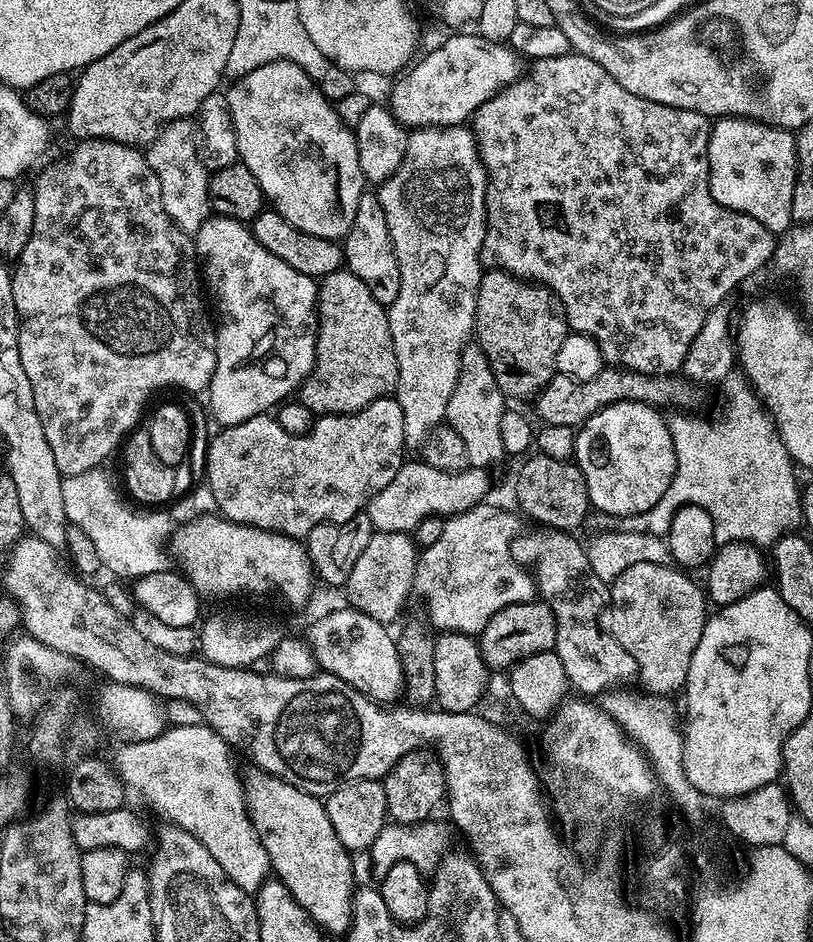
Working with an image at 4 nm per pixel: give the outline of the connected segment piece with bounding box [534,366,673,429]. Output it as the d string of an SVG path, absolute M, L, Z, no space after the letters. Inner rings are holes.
M606 366L598 375L590 380L590 382L582 382L571 380L559 374L552 377L552 381L545 386L541 392L535 397L536 412L541 416L544 424L553 424L554 426L570 426L579 429L581 424L585 424L587 420L594 414L598 414L598 410L602 410L611 404L617 404L619 400L633 400L634 402L642 402L643 404L651 404L653 406L661 406L672 396L671 379L662 376L646 376L641 372L629 372L611 366Z

